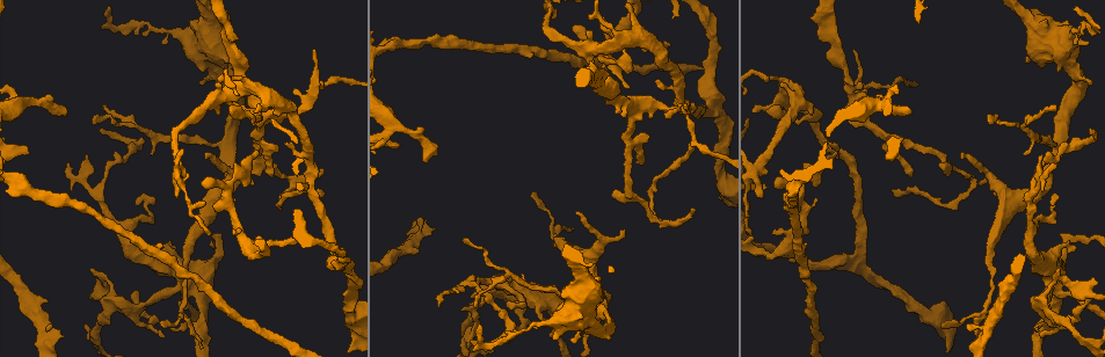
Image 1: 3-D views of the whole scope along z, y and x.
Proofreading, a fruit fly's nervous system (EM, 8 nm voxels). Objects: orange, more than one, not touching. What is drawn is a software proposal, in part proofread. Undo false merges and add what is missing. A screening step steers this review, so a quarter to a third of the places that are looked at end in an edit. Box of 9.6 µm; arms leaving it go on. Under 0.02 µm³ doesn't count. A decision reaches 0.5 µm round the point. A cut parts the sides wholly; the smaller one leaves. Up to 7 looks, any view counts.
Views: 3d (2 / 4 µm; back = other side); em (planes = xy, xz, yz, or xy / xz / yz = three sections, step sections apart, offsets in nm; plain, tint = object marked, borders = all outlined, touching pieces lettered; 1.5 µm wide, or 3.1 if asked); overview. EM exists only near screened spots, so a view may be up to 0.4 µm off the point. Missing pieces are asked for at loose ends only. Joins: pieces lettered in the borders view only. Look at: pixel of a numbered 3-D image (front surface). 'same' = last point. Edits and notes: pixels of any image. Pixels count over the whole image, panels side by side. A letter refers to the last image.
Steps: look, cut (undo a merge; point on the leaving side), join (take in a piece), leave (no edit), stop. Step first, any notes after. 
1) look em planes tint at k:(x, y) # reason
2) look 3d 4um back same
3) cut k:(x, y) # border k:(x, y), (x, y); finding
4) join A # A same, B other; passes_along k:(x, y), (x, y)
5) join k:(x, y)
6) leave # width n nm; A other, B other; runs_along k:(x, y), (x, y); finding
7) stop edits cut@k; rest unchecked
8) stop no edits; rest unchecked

look em planes borders at 1:(960, 153) # tapers out

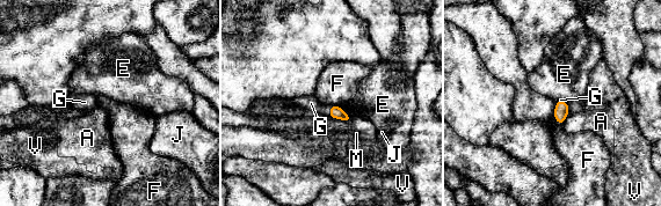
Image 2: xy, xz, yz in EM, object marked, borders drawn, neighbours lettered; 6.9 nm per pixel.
join G # width 90 nm; longest_contact F 170 nm; A other, E other, F other, G same, J other, M other, V other; the neuron continues

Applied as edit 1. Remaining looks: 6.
look overview

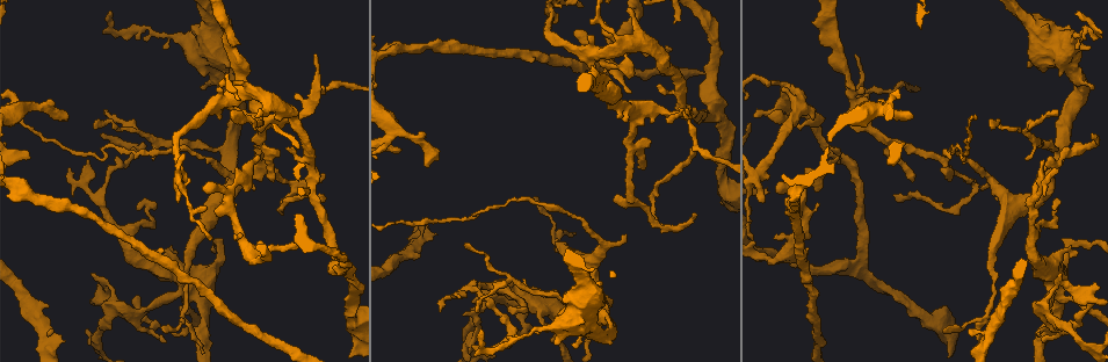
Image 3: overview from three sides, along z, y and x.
look em planes borders at 3:(325, 176) # tapers out

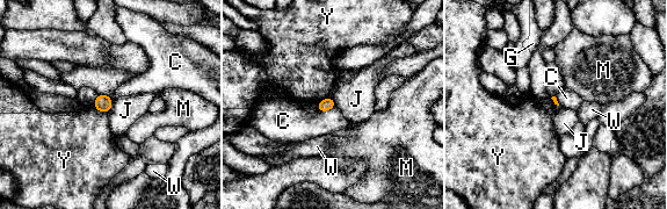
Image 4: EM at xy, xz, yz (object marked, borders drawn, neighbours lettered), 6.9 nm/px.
leave # C other, G other, J other, M other, W other, Y other; border 4:(113, 101), (108, 113); none of them fits

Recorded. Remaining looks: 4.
look 3d 2um at 3:(990, 124) # free end

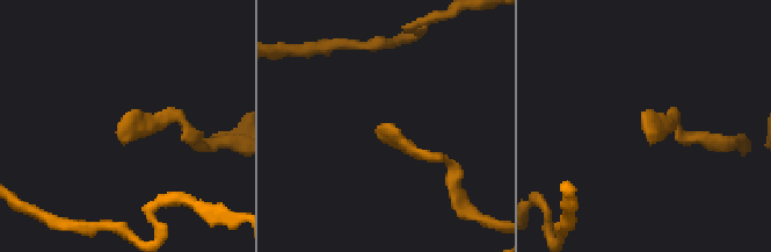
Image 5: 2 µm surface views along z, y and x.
look em xz step 4 borders at 5:(122, 133)

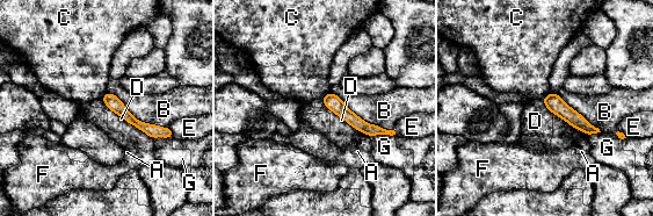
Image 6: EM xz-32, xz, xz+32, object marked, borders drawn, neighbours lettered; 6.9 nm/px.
leave # A other, B other, C other, D other, E other, F other, G other; border 6:(545, 106), (553, 113); none of them fits

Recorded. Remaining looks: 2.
stop edits join@2; rest unchecked

